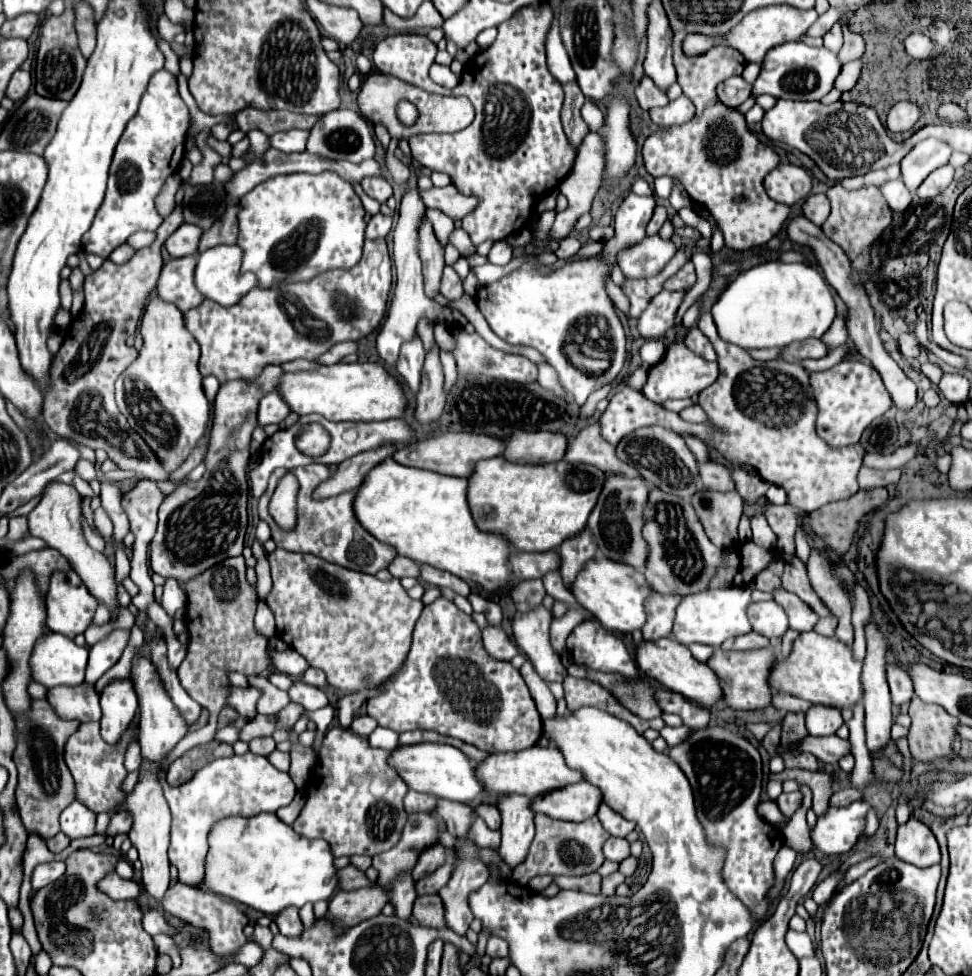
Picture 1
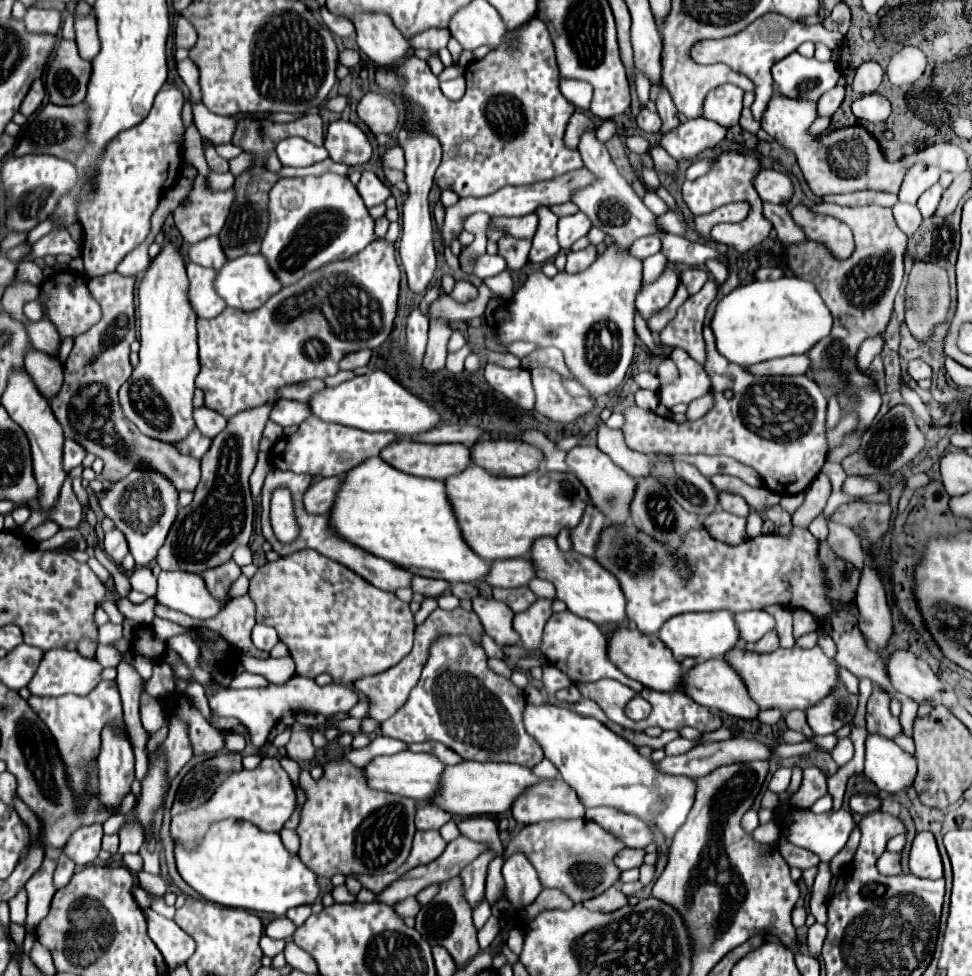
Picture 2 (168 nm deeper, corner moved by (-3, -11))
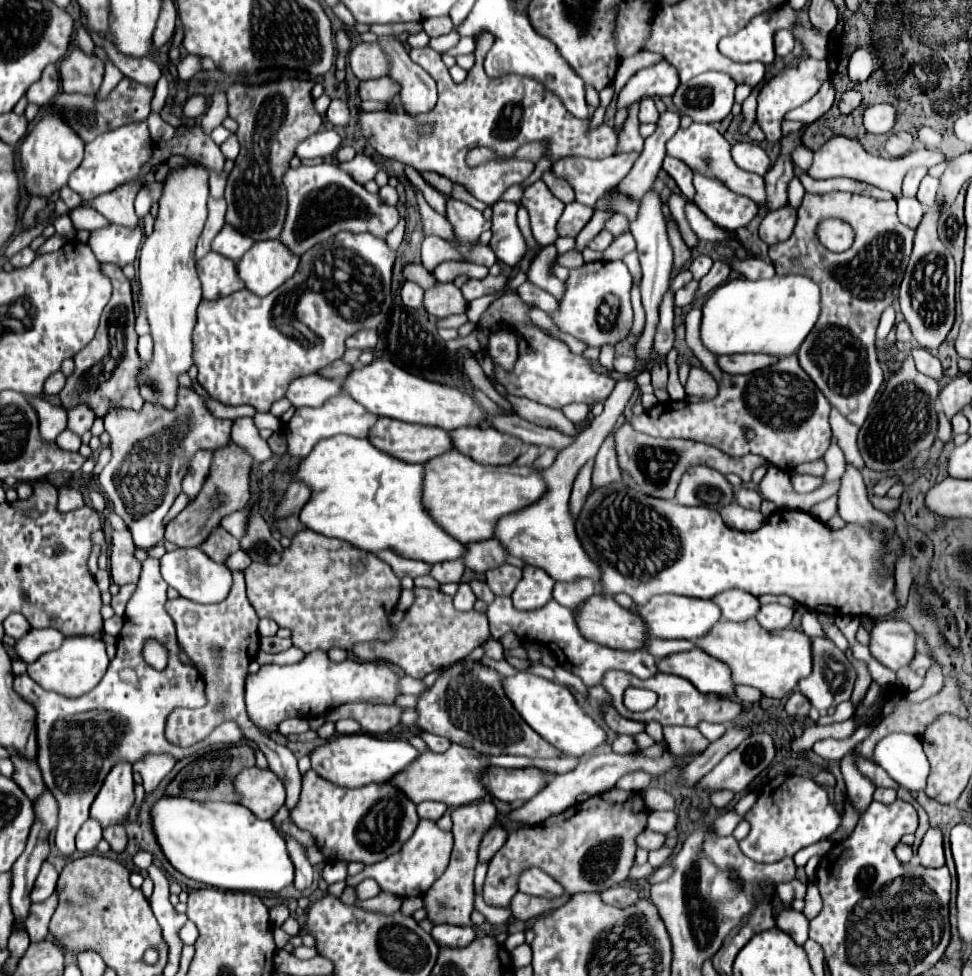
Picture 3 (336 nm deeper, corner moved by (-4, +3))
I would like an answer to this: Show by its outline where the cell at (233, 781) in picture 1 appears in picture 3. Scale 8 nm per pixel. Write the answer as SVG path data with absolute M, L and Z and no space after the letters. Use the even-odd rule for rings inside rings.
M253 766L253 768L243 770L235 778L233 788L235 788L235 794L237 794L239 802L243 806L251 808L253 814L257 818L263 818L263 820L271 820L277 814L277 810L283 806L283 802L285 802L285 786L283 786L281 778L271 768L257 768L257 766Z

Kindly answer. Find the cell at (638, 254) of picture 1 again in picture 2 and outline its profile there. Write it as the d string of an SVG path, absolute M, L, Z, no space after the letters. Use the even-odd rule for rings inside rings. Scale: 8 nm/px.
M670 266L668 270L664 270L658 276L656 282L644 286L636 296L636 308L638 308L640 316L648 322L654 314L658 314L664 306L668 306L668 302L672 300L678 284L680 284L678 272Z

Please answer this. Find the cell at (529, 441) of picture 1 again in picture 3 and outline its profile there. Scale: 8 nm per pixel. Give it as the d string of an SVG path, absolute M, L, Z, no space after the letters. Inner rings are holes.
M461 426L449 434L455 442L455 448L479 464L513 464L523 448L523 442L519 438L501 434L495 428ZM501 444L513 444L513 450L501 456Z

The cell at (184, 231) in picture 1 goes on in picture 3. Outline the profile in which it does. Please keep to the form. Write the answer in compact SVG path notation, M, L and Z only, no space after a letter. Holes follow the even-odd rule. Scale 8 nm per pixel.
M223 226L221 232L213 238L211 242L211 250L229 258L229 260L239 260L247 248L251 248L251 238L243 238L243 234L239 234L237 230L231 230L231 226Z

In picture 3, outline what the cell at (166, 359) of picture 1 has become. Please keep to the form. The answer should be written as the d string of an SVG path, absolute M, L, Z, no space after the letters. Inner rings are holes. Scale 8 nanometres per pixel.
M191 162L189 166L181 170L173 170L165 182L163 196L159 200L159 214L155 220L155 230L151 236L145 238L139 254L139 284L141 284L141 304L143 312L151 326L151 338L153 338L153 356L151 360L141 364L141 370L137 374L137 384L141 398L151 404L159 404L167 410L173 410L177 404L177 392L179 392L179 376L187 374L193 366L193 328L197 324L197 306L201 302L201 282L197 278L195 270L195 242L203 230L203 222L207 220L207 172L199 162Z

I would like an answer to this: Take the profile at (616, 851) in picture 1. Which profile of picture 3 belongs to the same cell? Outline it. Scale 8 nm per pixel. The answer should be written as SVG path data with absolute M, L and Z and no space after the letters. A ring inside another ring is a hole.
M643 830L637 836L637 848L643 848L643 850L657 850L663 846L663 842L665 842L665 834L655 834L651 830Z

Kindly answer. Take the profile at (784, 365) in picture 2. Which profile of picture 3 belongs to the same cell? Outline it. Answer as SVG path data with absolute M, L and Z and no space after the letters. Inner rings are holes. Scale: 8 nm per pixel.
M725 354L719 356L719 368L729 374L749 374L763 366L771 366L779 360L779 356L769 354Z

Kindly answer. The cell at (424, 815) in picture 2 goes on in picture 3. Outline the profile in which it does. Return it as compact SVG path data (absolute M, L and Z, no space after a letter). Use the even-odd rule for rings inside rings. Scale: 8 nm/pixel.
M421 802L417 804L417 814L419 818L427 818L427 820L439 820L445 814L447 806L441 802Z

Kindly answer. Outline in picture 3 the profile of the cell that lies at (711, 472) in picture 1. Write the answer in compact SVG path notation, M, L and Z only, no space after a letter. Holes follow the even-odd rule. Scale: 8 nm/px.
M735 488L735 500L737 504L745 506L745 508L753 508L753 510L759 510L759 504L761 504L761 494L753 488Z

